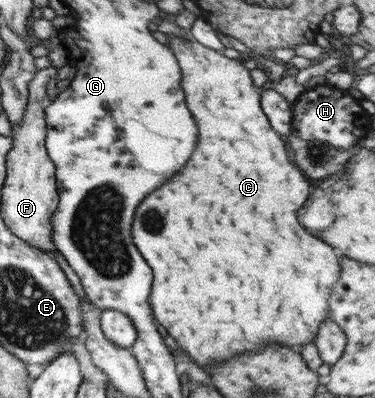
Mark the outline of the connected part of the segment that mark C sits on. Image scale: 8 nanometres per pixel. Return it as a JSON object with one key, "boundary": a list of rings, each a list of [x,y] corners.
{"boundary":[[[186,32],[186,37],[184,38],[167,34],[167,45],[179,61],[182,73],[181,84],[184,92],[186,92],[186,104],[188,104],[188,110],[192,112],[192,116],[194,116],[194,120],[198,124],[198,144],[196,144],[196,152],[186,162],[186,166],[140,202],[131,224],[134,246],[136,246],[138,252],[140,252],[148,266],[153,270],[153,283],[149,303],[154,312],[154,319],[166,328],[168,334],[174,338],[180,347],[180,350],[186,352],[196,364],[200,364],[202,369],[210,366],[210,364],[214,364],[214,362],[224,362],[224,360],[228,360],[228,358],[232,358],[232,356],[236,356],[240,352],[256,350],[258,346],[274,344],[274,342],[276,344],[286,344],[286,347],[299,351],[304,344],[314,343],[320,324],[324,320],[330,319],[330,308],[328,307],[329,294],[332,292],[332,287],[336,284],[336,281],[340,278],[341,268],[338,268],[340,257],[336,256],[334,248],[324,244],[322,240],[314,238],[312,234],[308,234],[300,226],[300,222],[296,218],[296,212],[302,208],[306,198],[312,196],[312,192],[316,190],[316,186],[320,182],[328,179],[316,180],[309,178],[306,180],[304,174],[300,178],[300,170],[290,162],[282,138],[270,128],[268,118],[262,112],[264,108],[260,108],[261,94],[259,90],[254,88],[250,74],[251,65],[243,64],[239,59],[228,58],[222,51],[202,45],[188,32]]]}

